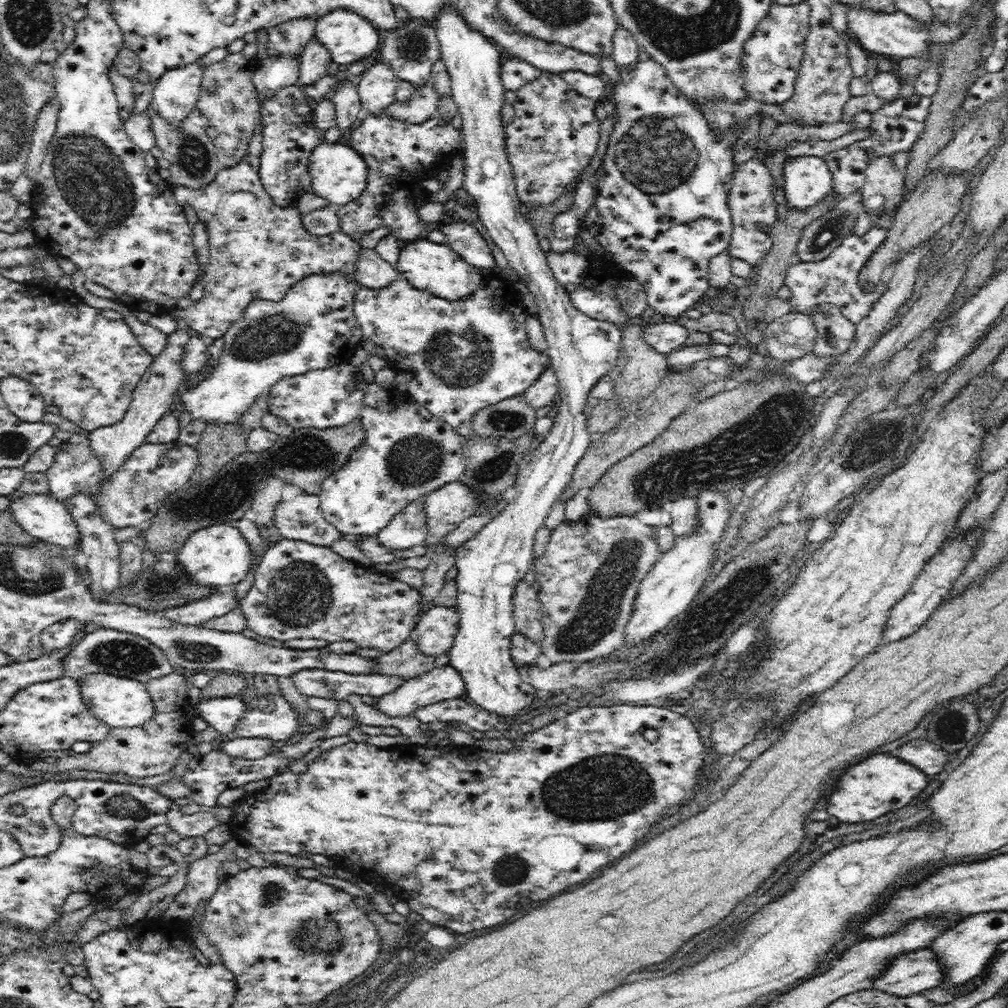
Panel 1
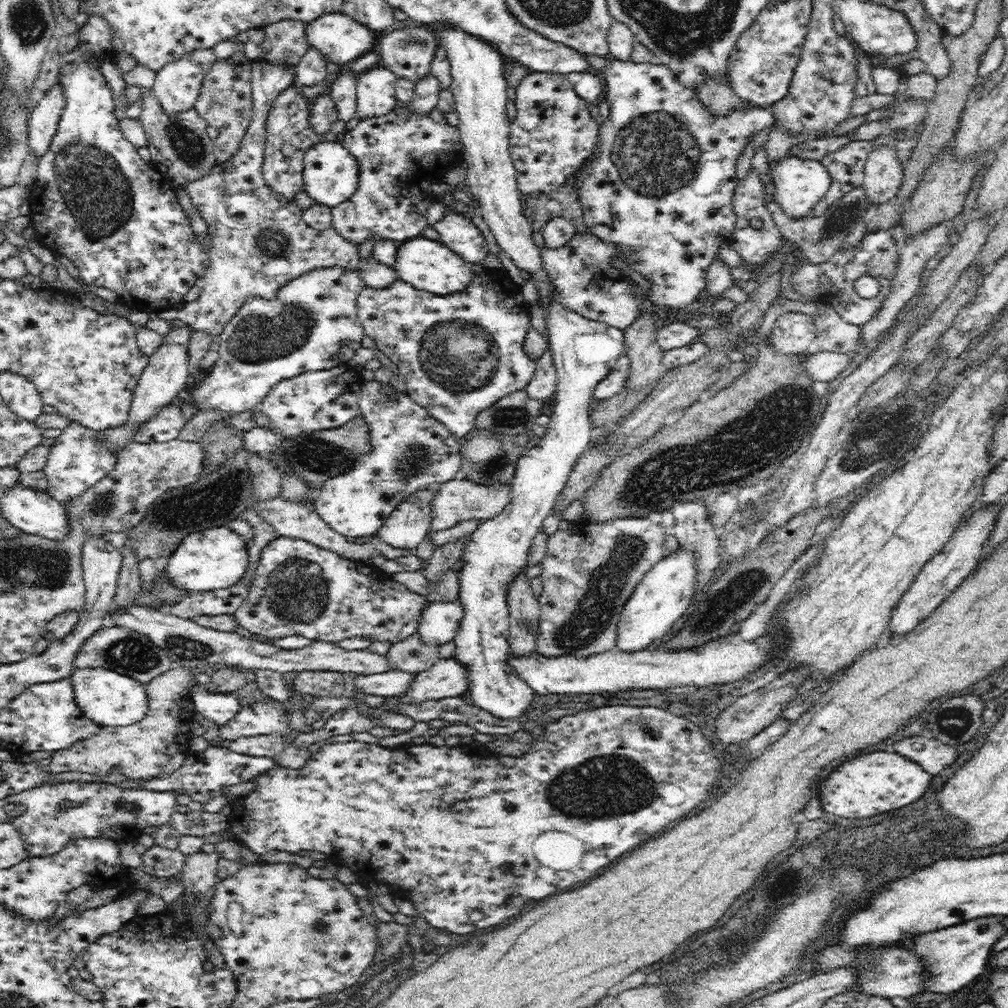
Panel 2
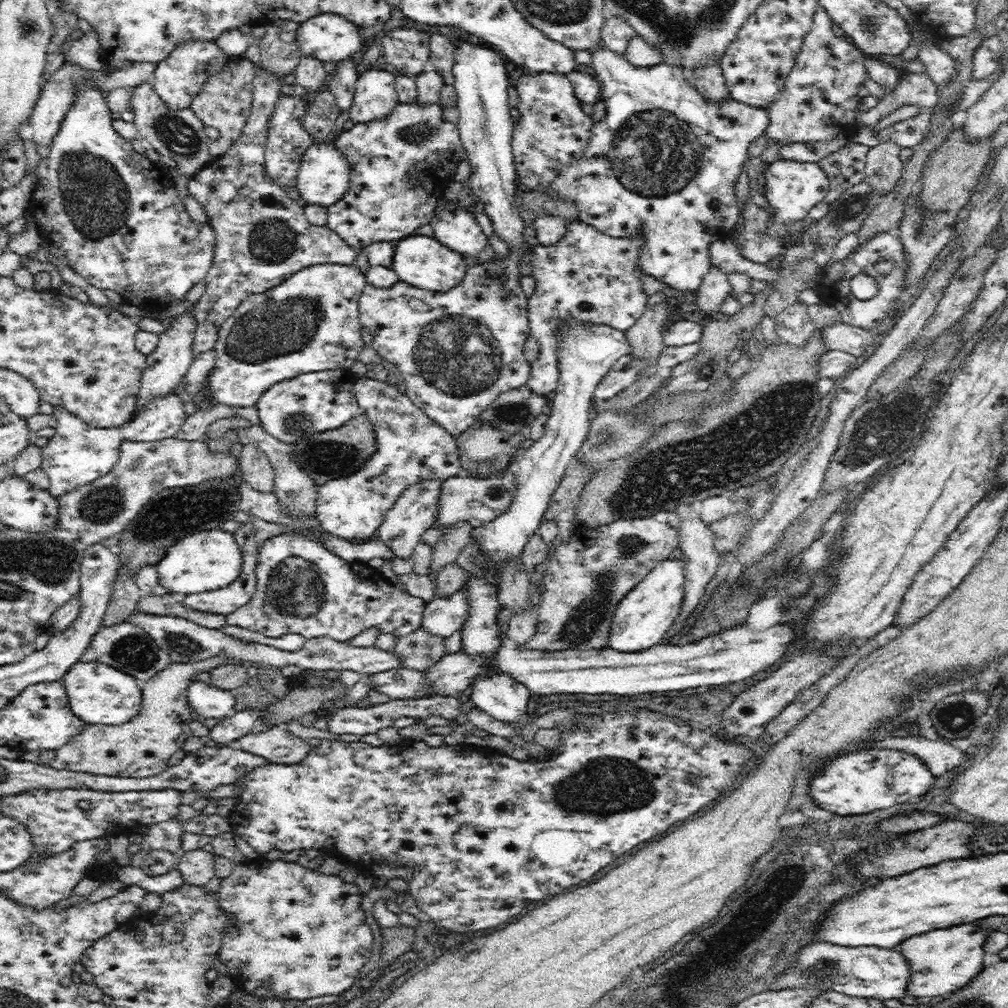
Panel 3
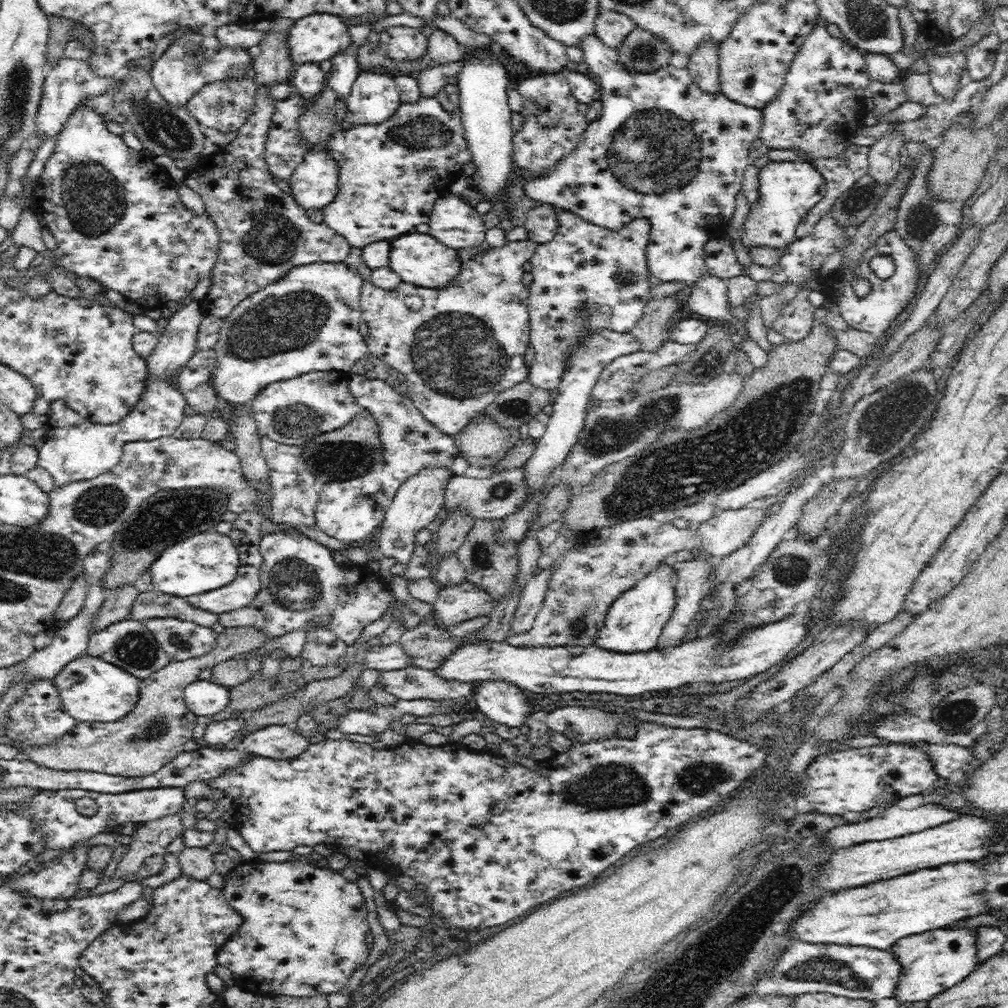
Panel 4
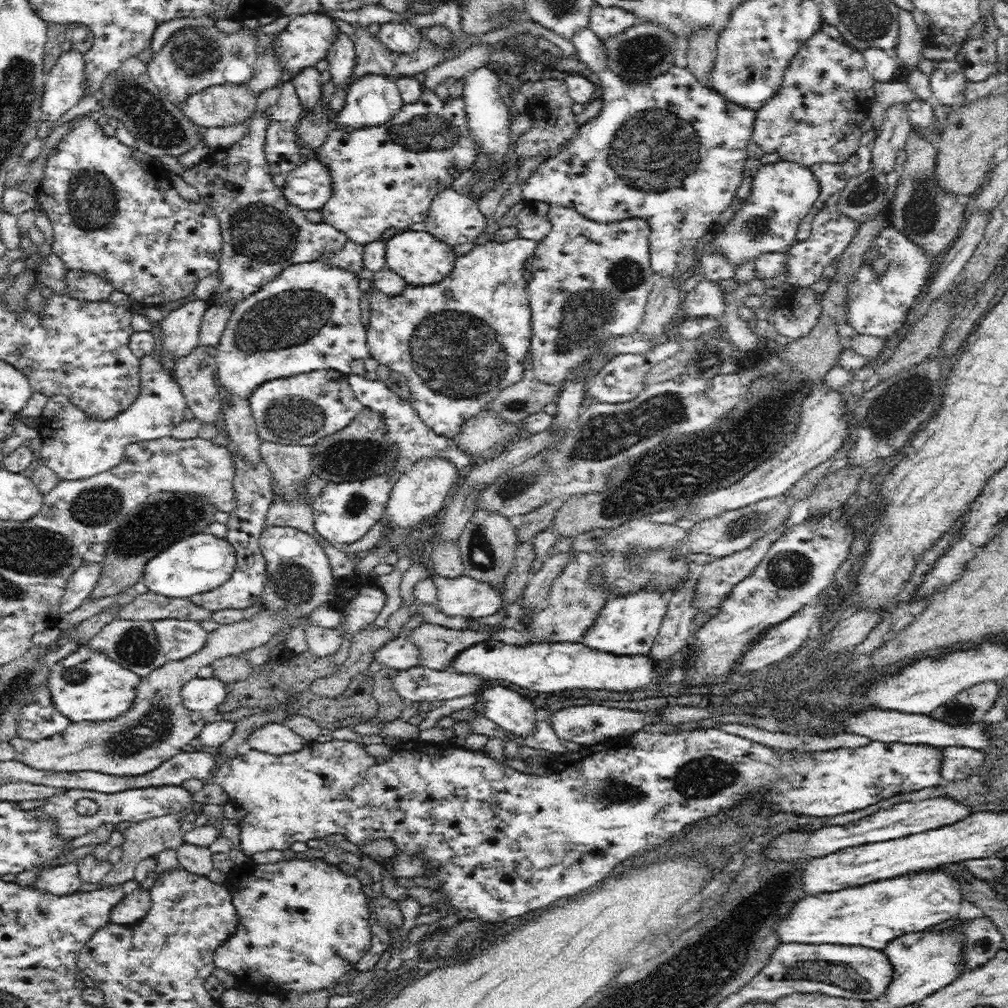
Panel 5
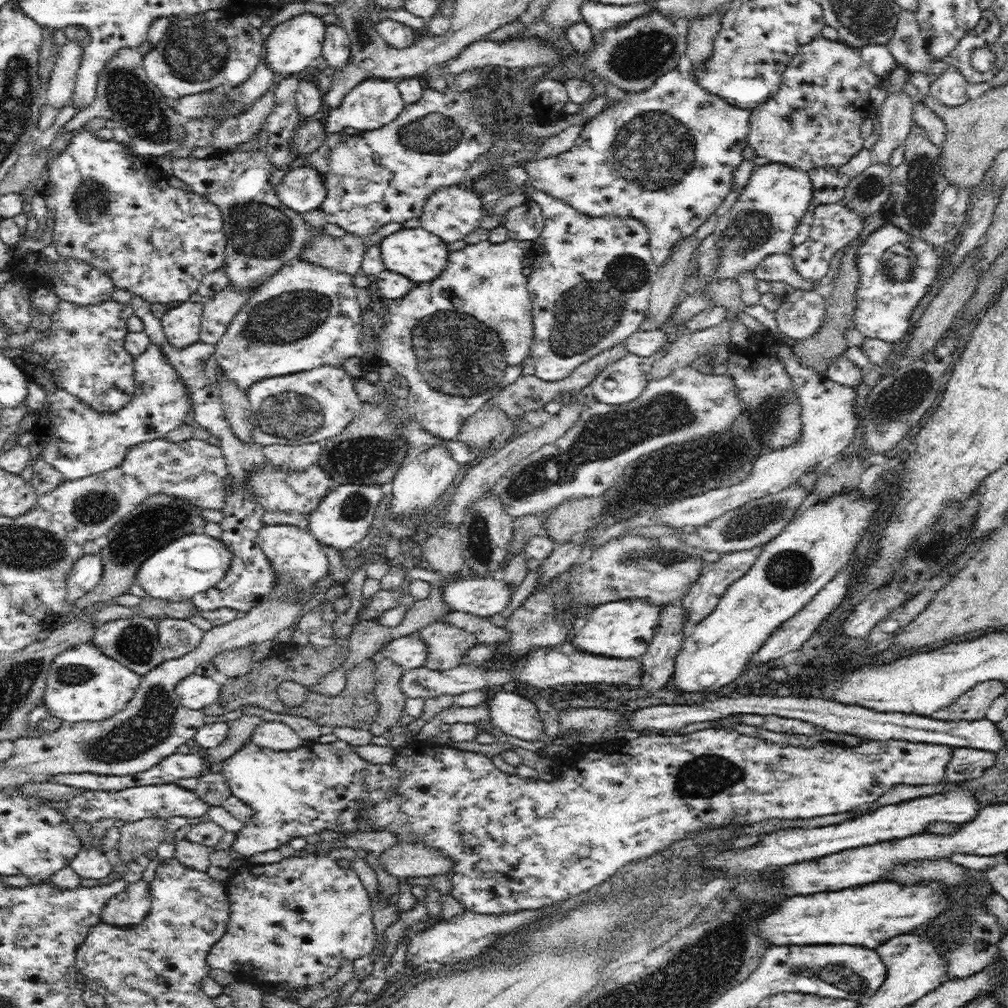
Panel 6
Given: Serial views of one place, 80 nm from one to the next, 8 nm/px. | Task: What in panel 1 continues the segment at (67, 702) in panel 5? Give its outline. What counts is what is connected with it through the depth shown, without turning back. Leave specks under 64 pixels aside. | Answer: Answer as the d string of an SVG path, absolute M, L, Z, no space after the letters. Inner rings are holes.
M94 672L78 676L76 685L78 685L82 706L86 707L98 722L112 729L140 726L154 712L147 688L139 680L128 679L113 673Z

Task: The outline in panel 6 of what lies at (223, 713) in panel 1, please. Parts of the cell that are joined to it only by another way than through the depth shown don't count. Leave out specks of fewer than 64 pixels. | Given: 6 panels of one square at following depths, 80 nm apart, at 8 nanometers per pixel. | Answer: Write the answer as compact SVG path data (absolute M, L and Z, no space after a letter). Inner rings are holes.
M198 674L182 676L176 684L174 690L179 696L179 702L186 708L199 710L206 704L214 702L218 696L217 684L212 678Z

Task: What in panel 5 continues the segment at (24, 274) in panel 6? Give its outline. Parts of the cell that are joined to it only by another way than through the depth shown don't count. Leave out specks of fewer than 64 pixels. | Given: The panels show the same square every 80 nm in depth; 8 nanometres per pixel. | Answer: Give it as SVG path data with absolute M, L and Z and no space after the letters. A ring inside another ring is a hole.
M66 268L62 295L78 302L107 301L114 292L114 285L104 276L84 268Z

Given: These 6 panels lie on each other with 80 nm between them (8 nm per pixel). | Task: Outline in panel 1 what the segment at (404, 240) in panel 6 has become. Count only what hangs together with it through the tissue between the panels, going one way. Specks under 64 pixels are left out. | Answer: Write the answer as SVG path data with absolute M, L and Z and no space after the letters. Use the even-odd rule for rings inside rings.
M425 238L410 240L400 248L395 264L400 277L406 279L414 288L428 291L440 297L465 297L478 288L481 275L475 266L468 264L446 243L436 243Z

